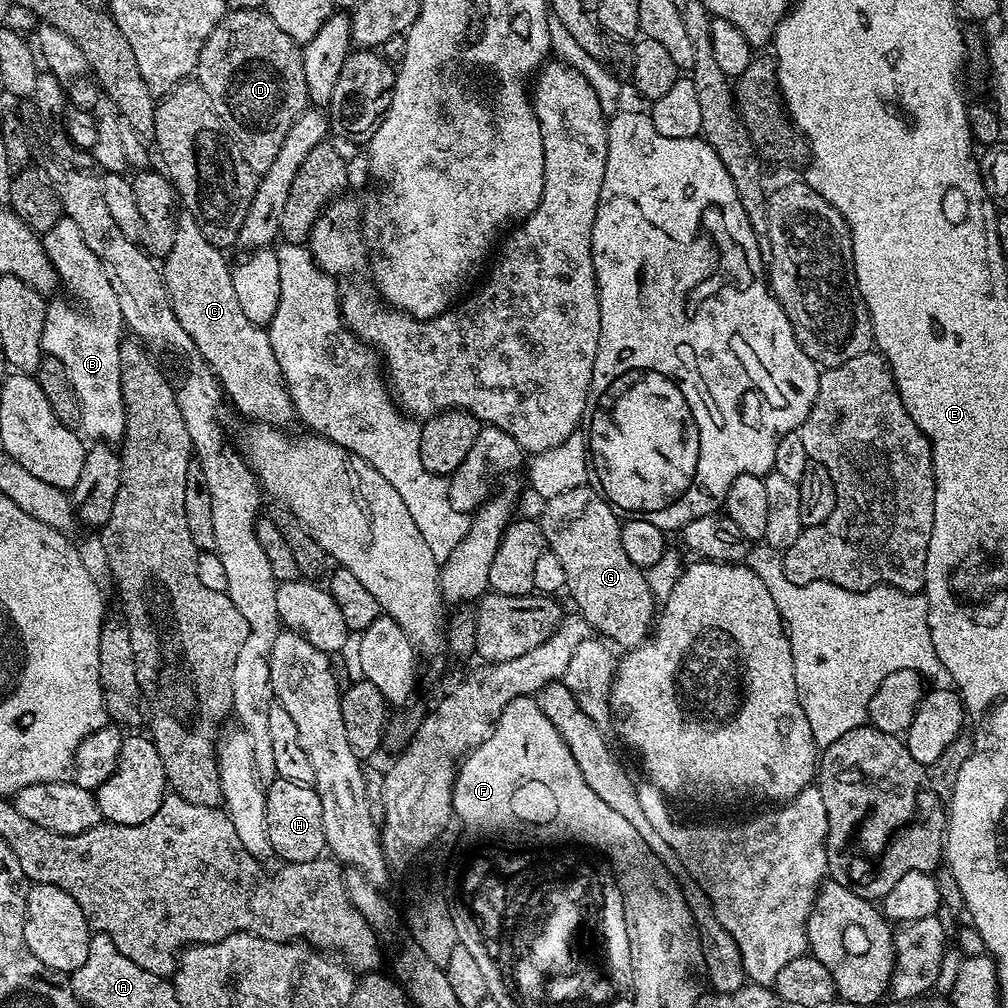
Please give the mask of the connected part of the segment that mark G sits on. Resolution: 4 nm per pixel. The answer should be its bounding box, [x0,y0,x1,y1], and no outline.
[538,486,658,650]

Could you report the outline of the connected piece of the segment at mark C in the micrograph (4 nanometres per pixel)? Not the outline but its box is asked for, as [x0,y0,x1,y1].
[162,210,294,426]

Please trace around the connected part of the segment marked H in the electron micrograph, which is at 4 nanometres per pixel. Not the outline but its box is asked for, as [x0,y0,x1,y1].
[264,778,326,863]

